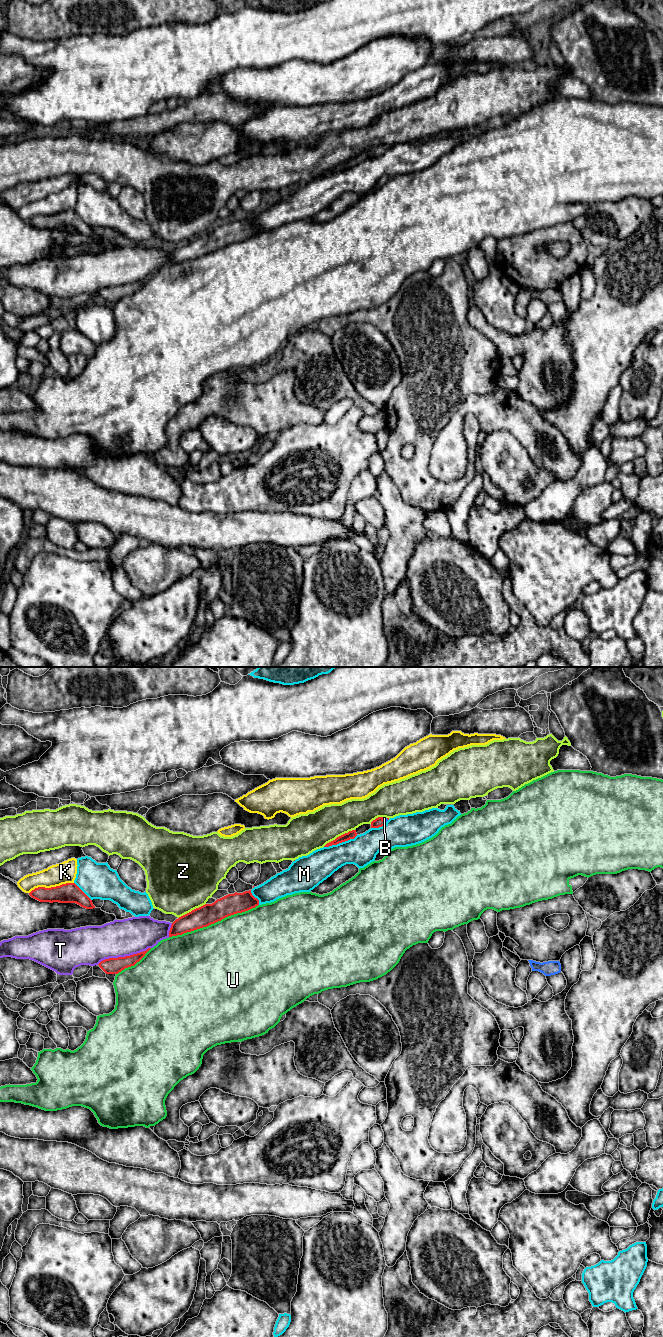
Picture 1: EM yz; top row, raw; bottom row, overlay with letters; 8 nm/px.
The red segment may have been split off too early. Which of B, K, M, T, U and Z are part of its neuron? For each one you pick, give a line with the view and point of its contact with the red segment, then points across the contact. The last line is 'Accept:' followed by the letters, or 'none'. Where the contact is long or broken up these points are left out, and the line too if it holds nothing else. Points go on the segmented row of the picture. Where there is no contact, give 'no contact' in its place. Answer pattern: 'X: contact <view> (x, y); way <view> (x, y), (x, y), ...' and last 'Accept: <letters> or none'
B: contact yz (384, 820); way yz (378, 822), (384, 820), (384, 818)
Accept: B

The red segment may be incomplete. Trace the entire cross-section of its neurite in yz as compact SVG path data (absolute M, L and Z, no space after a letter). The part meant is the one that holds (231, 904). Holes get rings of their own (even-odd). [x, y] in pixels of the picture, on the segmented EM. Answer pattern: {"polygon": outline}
{"polygon": "M251 890L228 894L212 904L205 904L176 919L171 925L169 937L207 927L228 916L248 911L258 905L259 900L252 895Z"}

